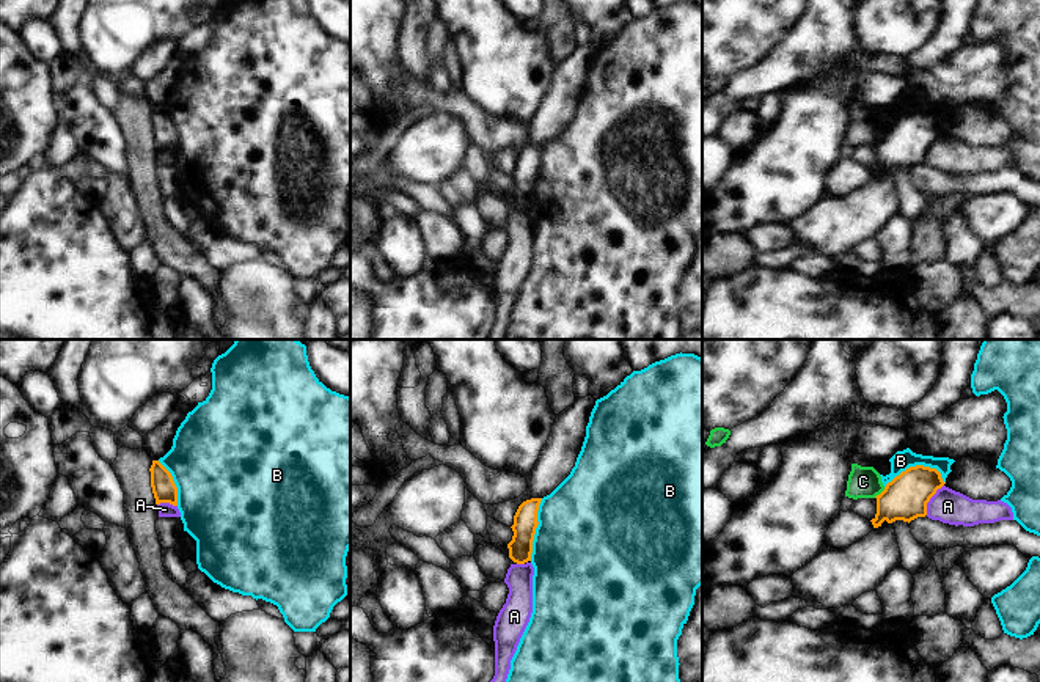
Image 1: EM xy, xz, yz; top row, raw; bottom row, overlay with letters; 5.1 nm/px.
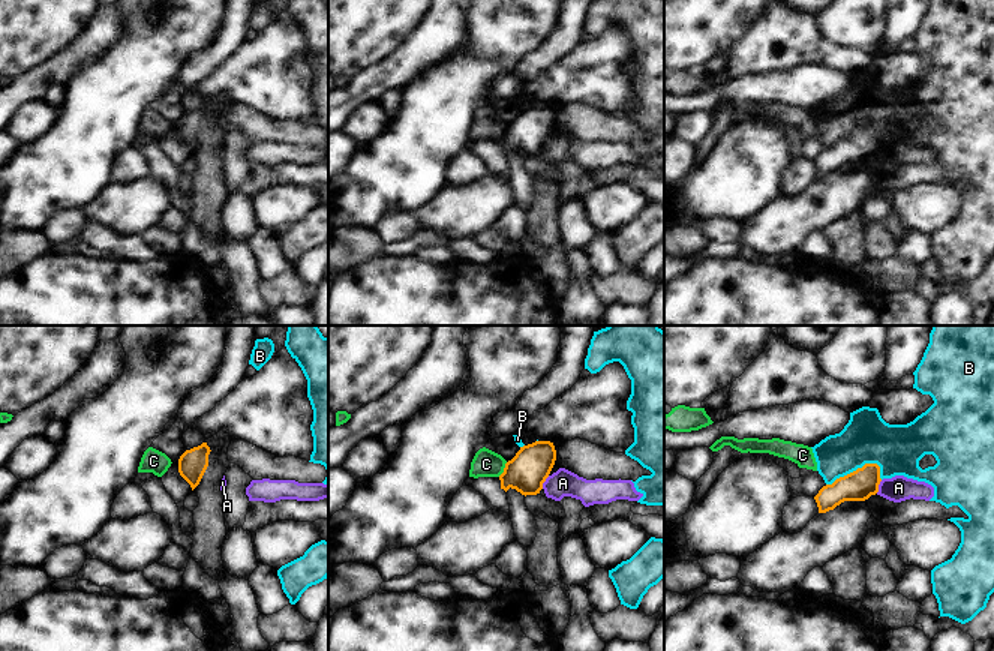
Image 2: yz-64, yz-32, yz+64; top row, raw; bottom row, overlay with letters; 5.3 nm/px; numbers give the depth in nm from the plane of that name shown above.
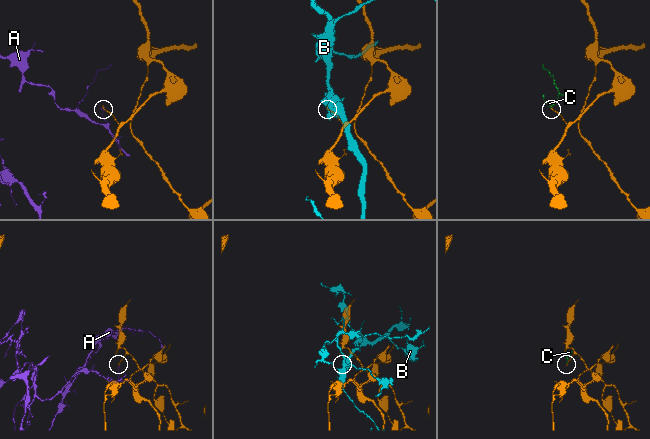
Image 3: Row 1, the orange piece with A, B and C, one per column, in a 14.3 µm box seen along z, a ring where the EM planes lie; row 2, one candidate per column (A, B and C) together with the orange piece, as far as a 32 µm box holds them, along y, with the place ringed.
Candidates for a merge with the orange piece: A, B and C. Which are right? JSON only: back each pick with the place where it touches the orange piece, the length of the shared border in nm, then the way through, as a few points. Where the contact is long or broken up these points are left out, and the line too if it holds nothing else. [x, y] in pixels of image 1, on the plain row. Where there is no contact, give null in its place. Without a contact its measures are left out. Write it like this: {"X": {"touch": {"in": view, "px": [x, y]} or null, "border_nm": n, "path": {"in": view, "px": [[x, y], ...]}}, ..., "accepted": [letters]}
{"accepted": []}

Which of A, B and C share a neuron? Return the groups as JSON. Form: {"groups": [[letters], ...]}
{"groups": [["A"], ["B"], ["C"]]}

